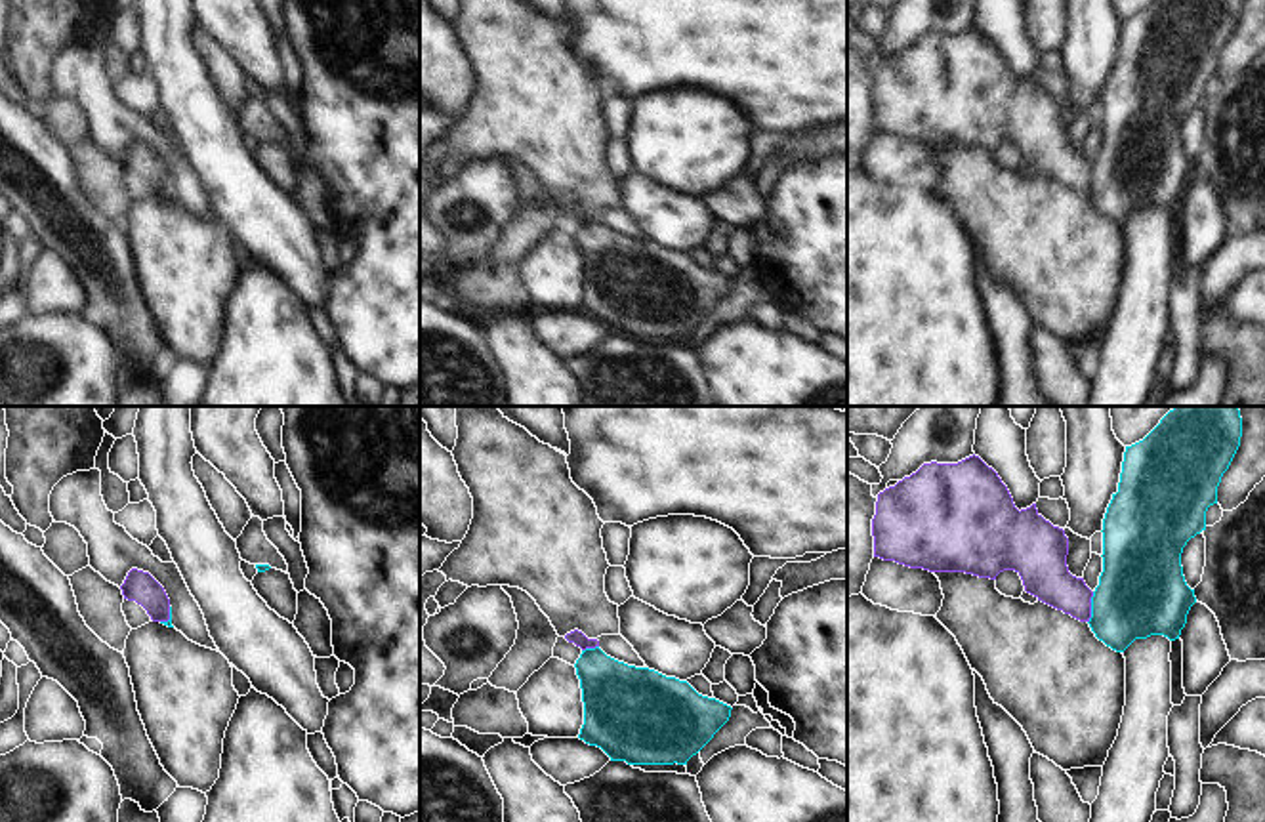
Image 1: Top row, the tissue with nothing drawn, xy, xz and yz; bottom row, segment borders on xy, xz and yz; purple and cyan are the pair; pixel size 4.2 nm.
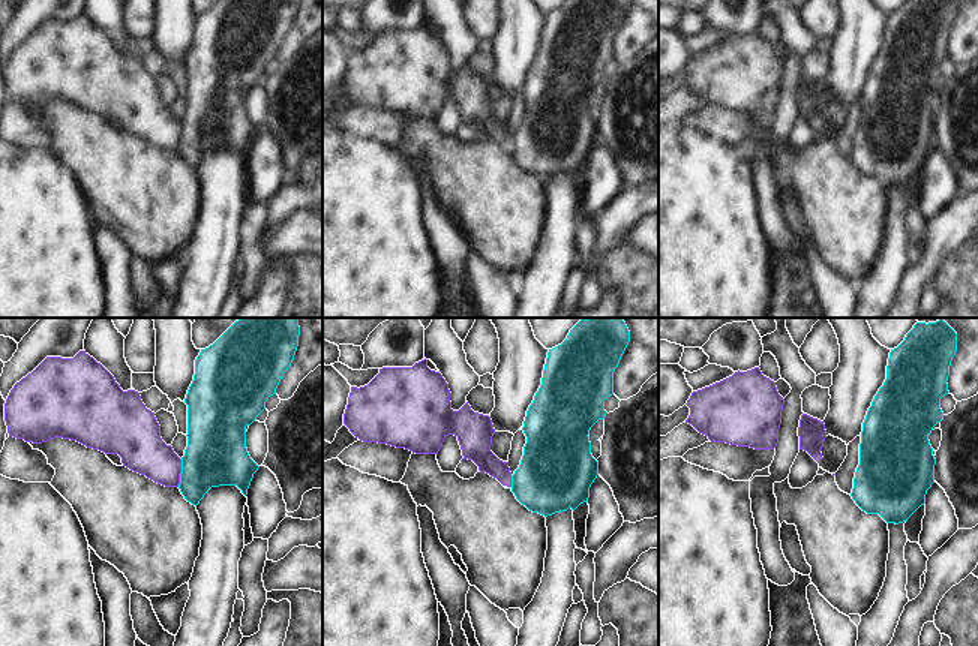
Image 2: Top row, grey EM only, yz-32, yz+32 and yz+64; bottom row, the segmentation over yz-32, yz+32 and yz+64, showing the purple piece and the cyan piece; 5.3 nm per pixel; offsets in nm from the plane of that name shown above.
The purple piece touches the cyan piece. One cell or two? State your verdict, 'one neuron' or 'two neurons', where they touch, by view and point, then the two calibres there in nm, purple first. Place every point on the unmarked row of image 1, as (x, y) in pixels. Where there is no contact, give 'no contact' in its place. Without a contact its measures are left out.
two neurons | yz (1090, 180) | 200/380 nm

